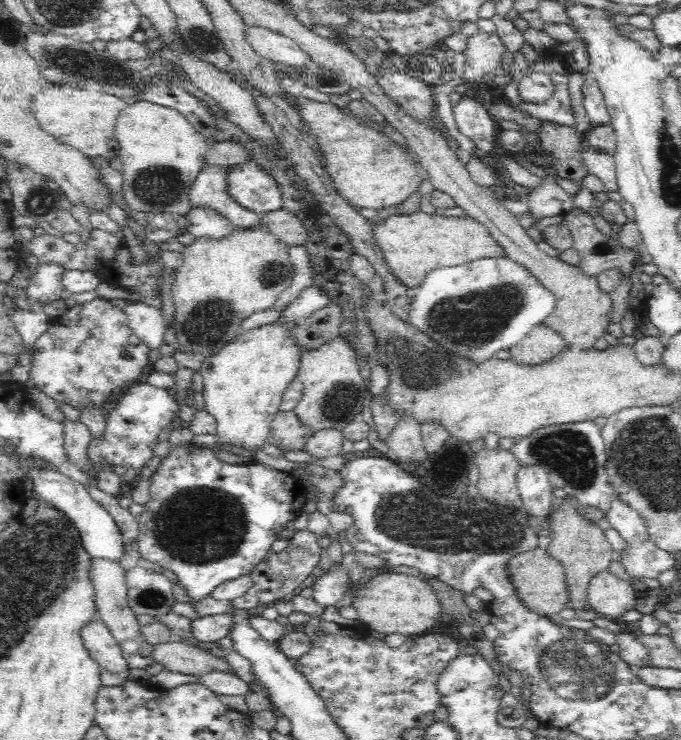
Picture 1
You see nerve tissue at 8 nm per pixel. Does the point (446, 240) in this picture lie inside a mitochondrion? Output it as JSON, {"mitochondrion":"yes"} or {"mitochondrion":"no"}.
{"mitochondrion":"no"}

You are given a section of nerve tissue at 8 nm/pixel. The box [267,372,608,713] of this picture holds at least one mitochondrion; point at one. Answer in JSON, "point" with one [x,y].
{"point":[475,529]}

